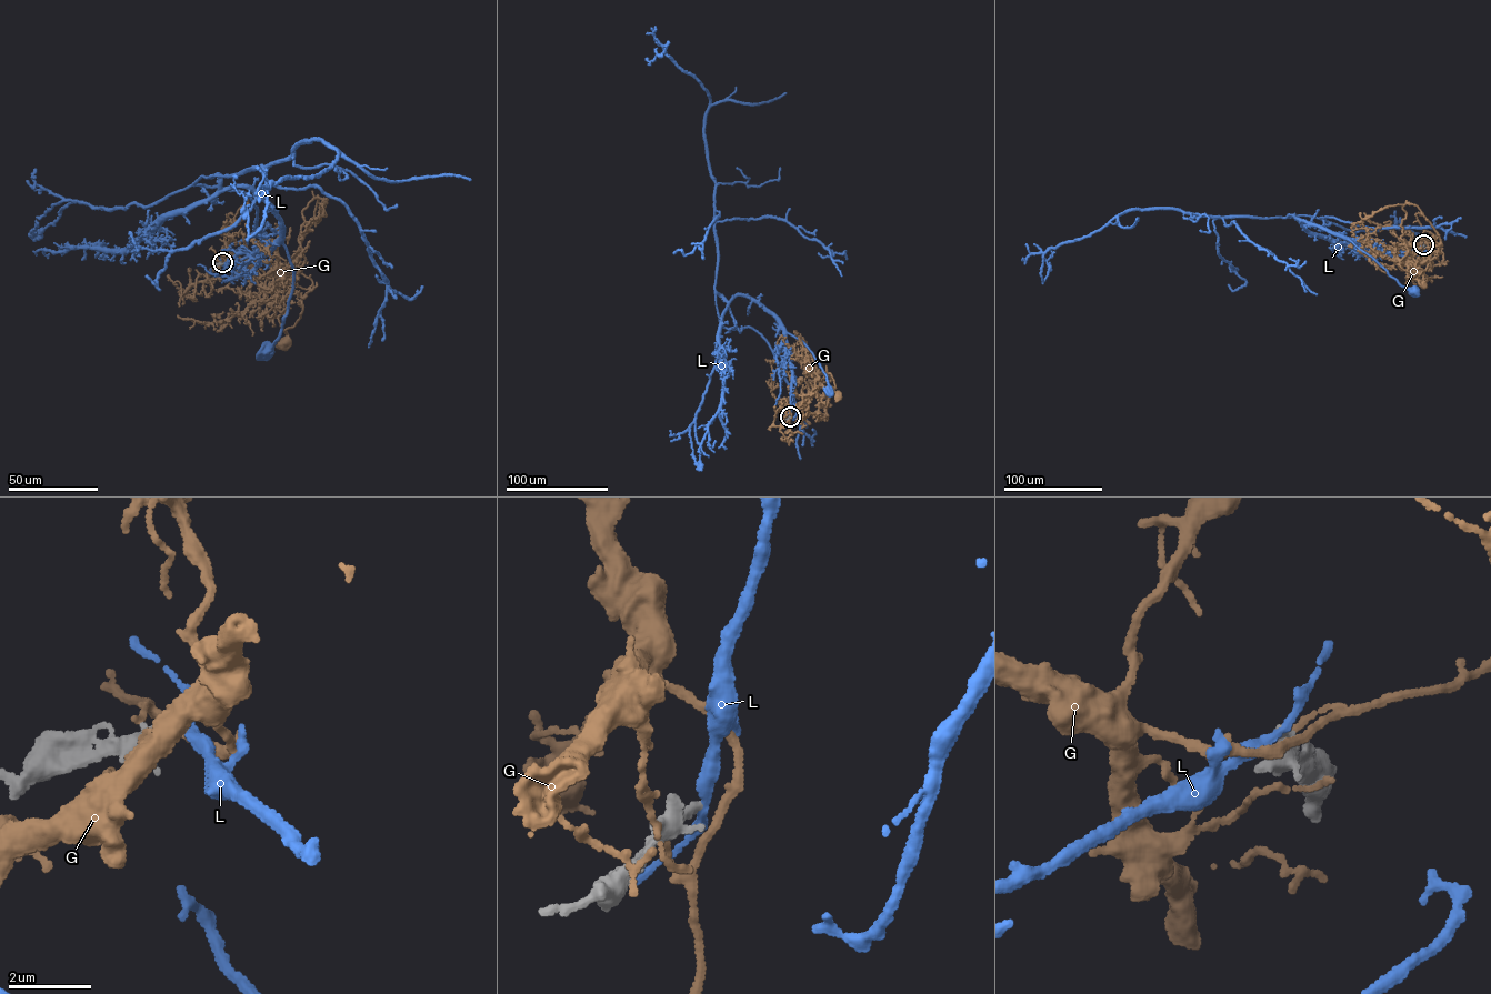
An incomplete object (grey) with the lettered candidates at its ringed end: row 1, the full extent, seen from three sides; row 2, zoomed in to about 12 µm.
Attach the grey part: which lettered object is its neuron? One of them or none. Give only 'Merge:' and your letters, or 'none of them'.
Merge: none of them

